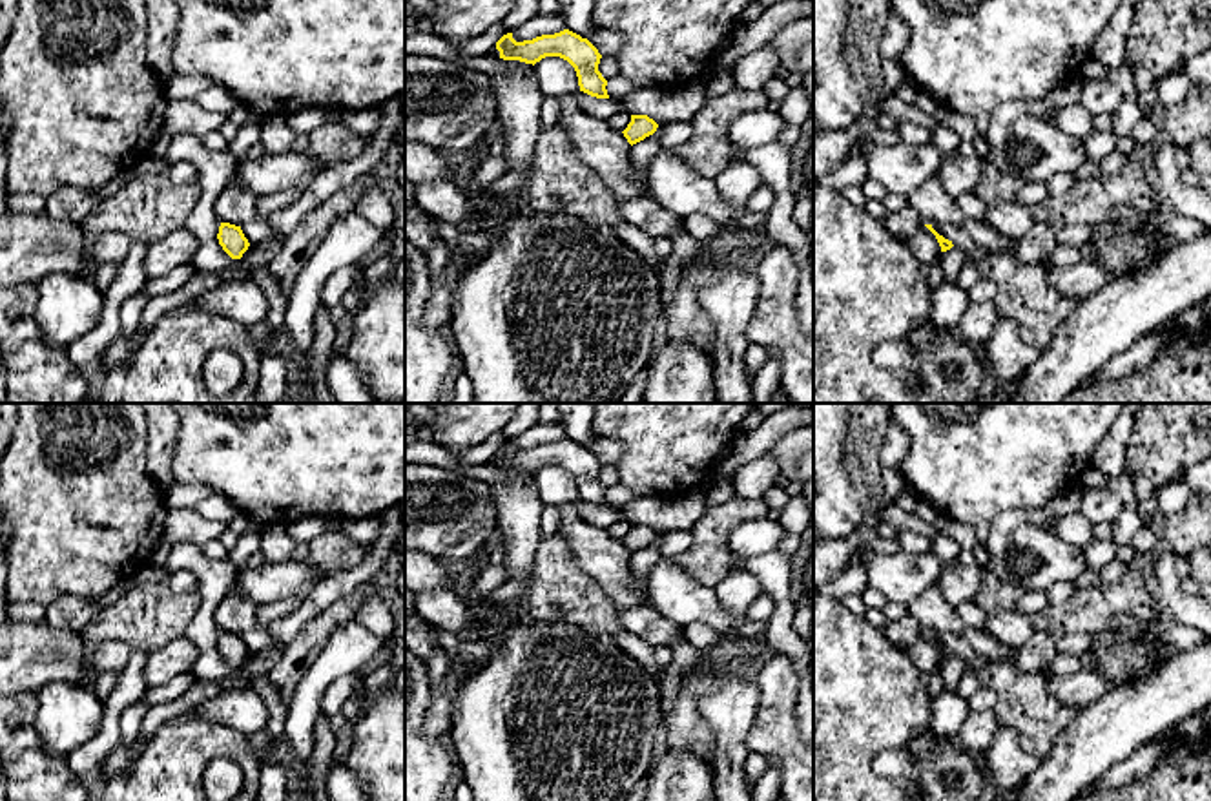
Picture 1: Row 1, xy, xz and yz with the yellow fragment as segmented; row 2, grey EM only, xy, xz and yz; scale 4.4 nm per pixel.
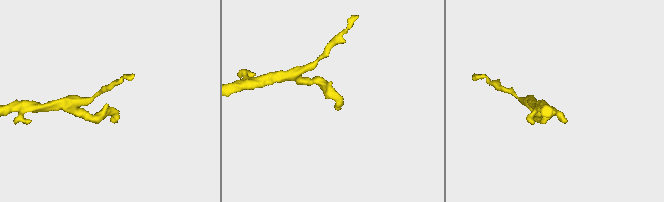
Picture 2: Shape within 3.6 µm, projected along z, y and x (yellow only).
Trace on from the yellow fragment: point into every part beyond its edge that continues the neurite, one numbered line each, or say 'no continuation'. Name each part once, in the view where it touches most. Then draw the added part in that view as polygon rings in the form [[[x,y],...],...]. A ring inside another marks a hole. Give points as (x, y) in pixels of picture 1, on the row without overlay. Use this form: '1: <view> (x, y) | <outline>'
no continuation

